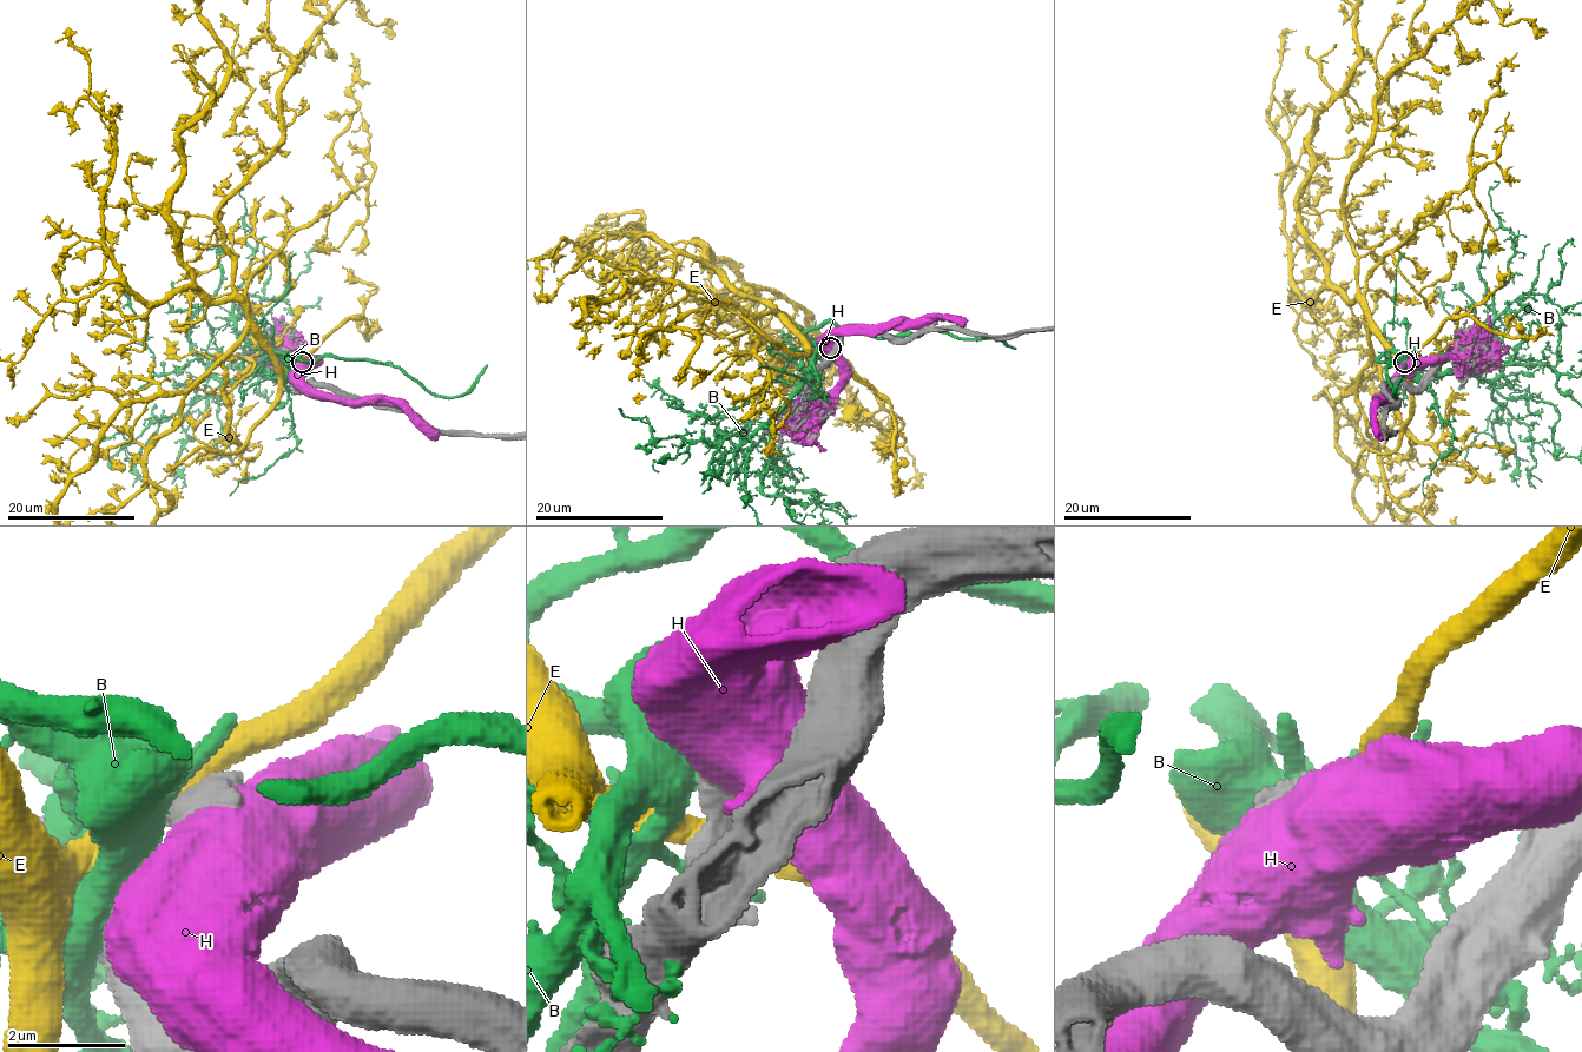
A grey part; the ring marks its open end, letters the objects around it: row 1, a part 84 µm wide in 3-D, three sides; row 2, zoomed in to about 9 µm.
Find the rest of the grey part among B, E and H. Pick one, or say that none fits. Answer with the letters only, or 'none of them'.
none of them

